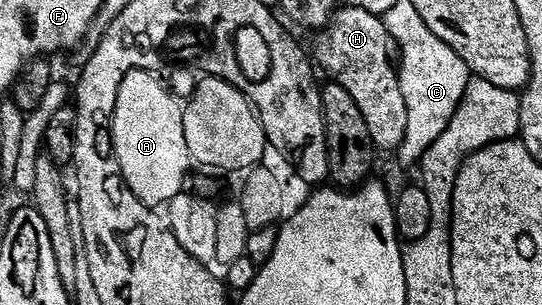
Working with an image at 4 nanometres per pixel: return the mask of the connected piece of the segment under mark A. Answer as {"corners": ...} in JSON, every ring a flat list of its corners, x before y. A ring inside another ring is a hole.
{"corners":[[133,69,124,76,113,115,113,151,120,164,126,187,132,195,139,198,147,208,161,208,184,191,185,180,193,161,185,139,184,107,170,89,164,83,162,85,153,74,148,69]]}

